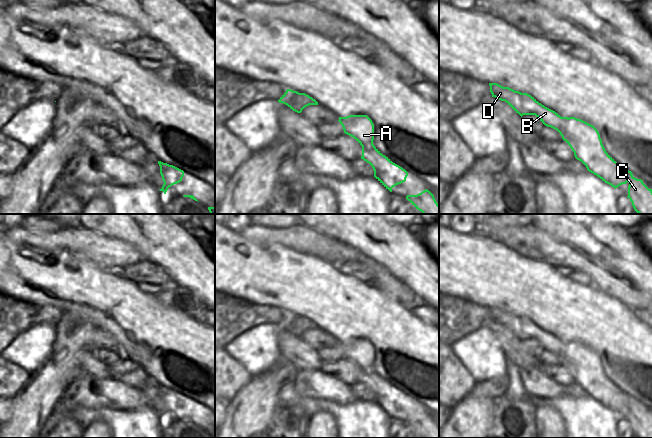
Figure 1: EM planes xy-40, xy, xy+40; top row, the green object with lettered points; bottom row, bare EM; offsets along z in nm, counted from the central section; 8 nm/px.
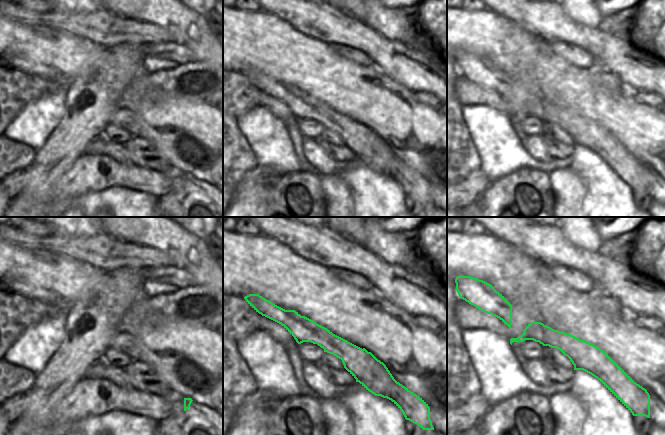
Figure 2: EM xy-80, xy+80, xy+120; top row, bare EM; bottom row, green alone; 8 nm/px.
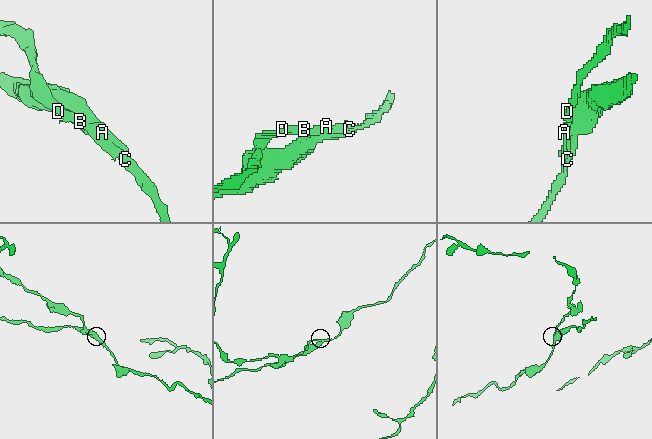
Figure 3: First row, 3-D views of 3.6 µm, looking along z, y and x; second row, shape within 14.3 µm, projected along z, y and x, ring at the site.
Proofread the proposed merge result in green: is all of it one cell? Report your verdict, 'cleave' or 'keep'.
cleave

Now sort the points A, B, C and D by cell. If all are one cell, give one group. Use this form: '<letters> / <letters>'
A C / B D

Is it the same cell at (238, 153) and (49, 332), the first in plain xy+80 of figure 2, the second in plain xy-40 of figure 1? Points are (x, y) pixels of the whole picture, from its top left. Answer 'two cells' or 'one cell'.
two cells

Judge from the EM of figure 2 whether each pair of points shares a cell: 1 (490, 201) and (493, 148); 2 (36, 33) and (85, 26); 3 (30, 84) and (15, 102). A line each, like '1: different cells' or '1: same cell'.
1: different cells
2: different cells
3: same cell

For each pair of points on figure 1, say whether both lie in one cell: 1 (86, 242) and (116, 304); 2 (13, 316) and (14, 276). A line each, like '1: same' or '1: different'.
1: different
2: different

